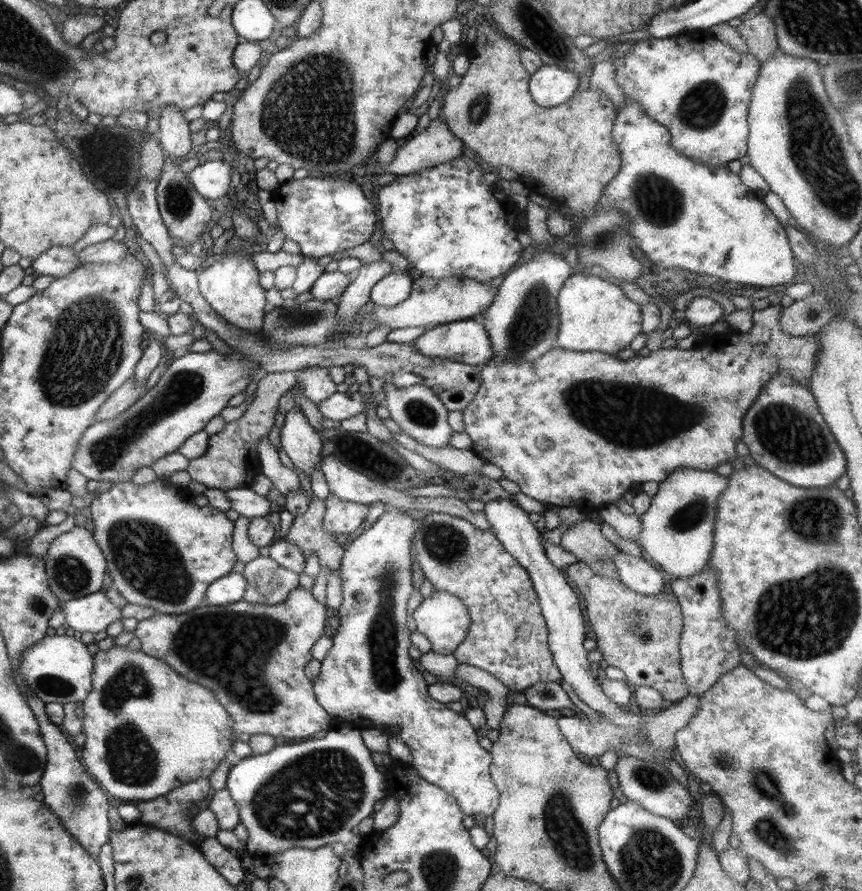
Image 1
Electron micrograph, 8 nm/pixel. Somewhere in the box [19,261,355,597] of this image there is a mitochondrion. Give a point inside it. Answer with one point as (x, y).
(83, 354)

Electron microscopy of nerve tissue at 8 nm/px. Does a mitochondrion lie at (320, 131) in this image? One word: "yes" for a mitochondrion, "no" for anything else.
yes

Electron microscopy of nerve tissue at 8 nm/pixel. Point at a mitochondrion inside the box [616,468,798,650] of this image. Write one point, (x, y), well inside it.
(686, 518)

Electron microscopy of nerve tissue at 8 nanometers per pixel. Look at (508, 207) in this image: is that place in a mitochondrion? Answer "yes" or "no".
no

